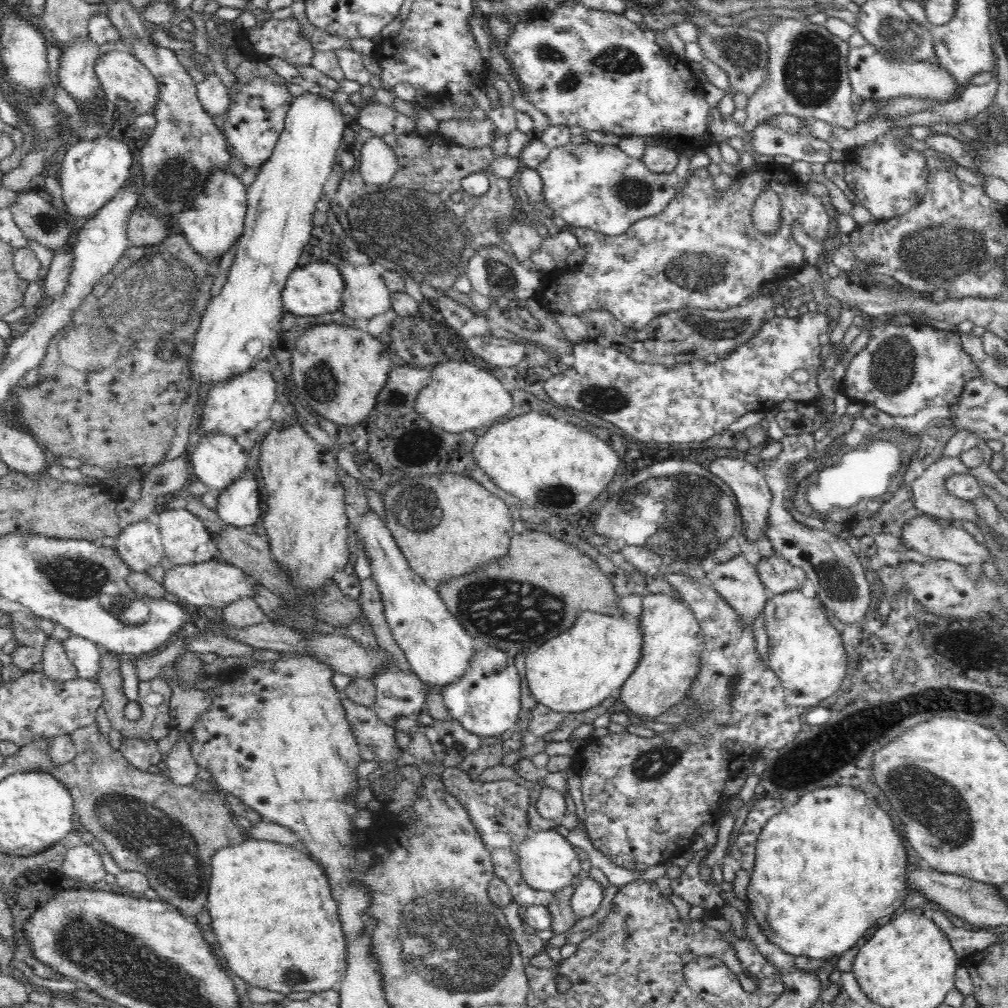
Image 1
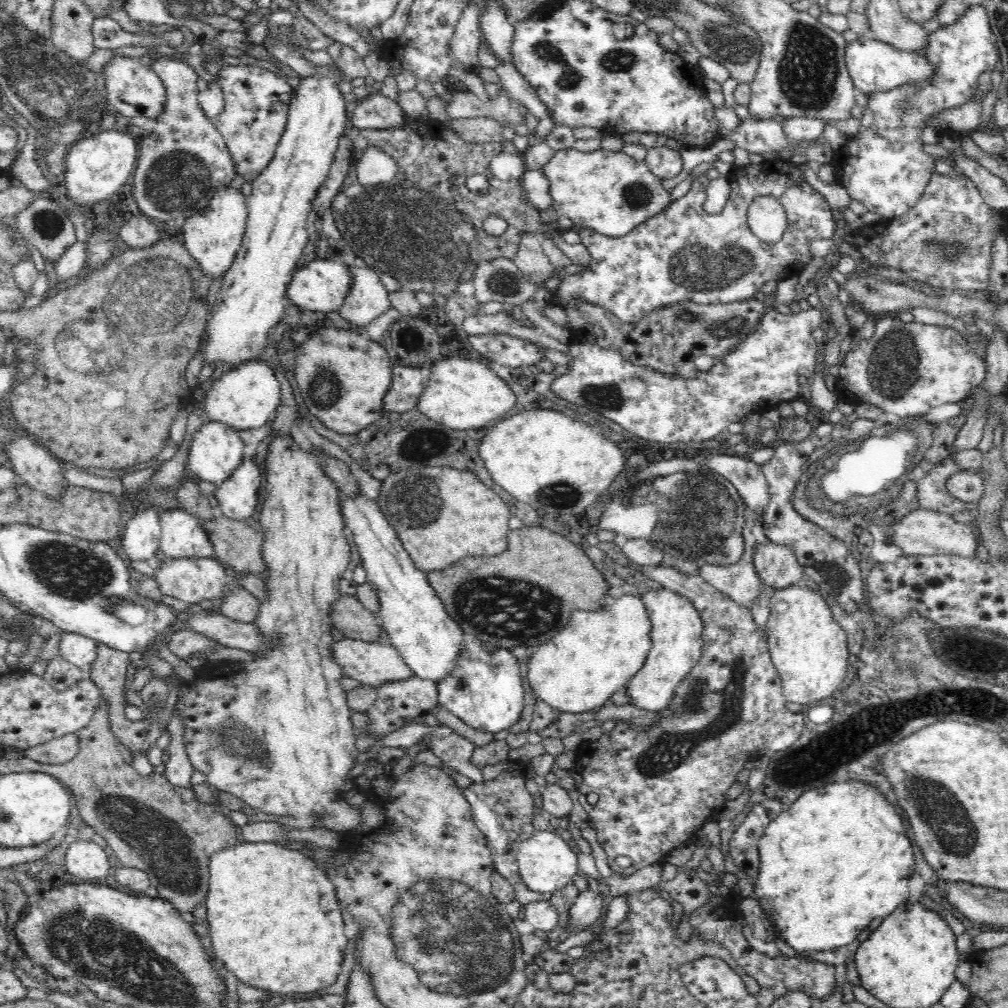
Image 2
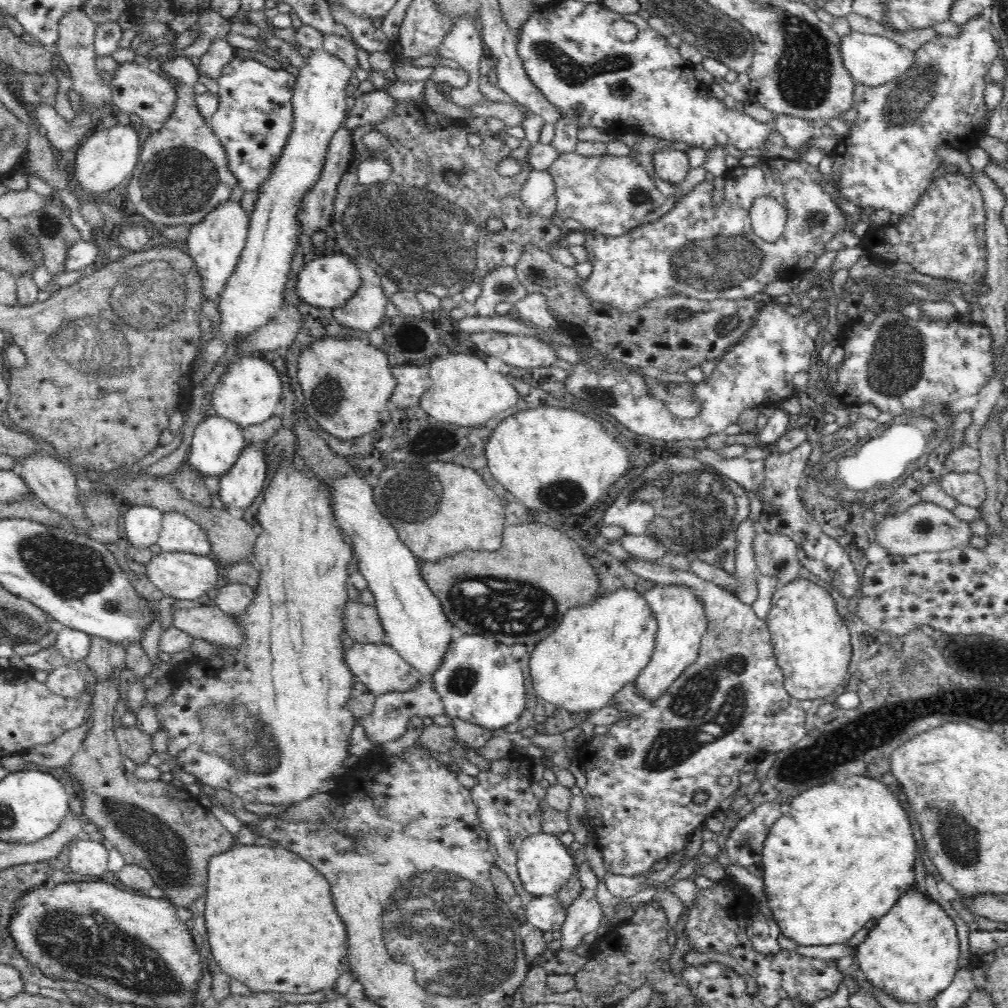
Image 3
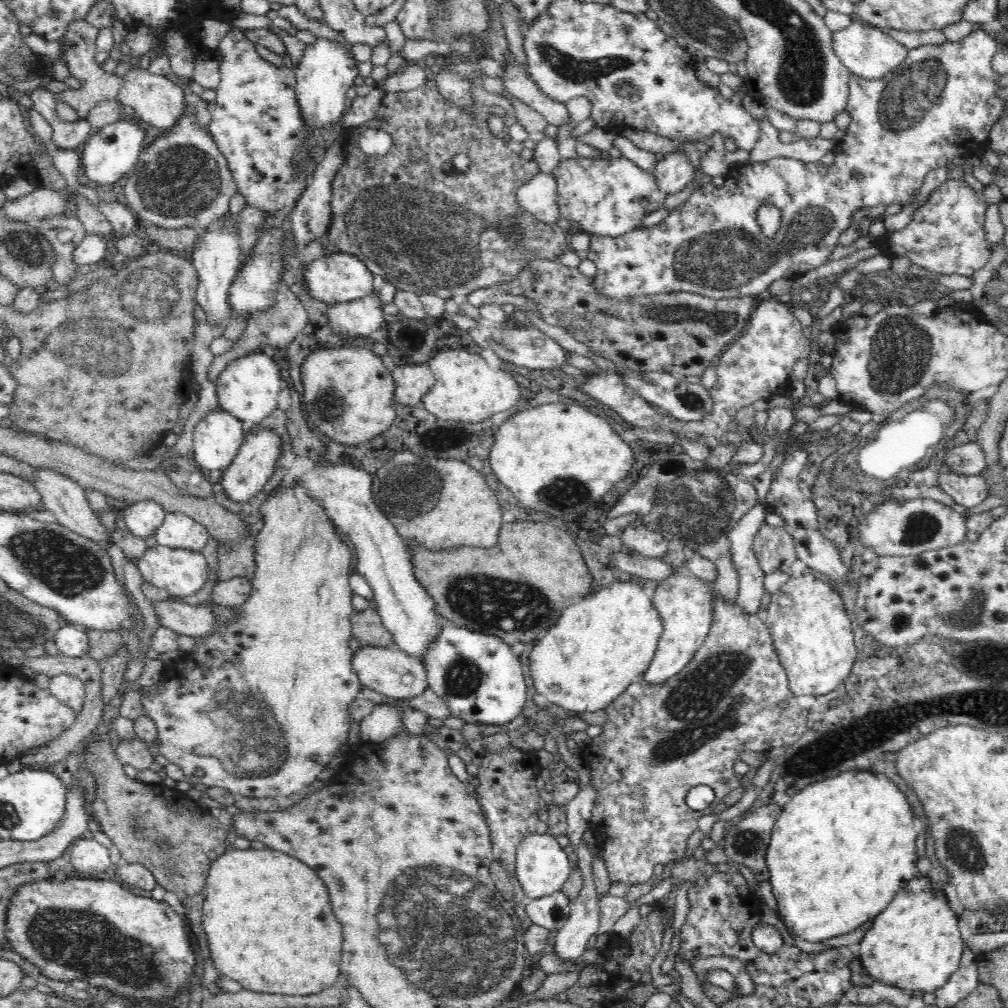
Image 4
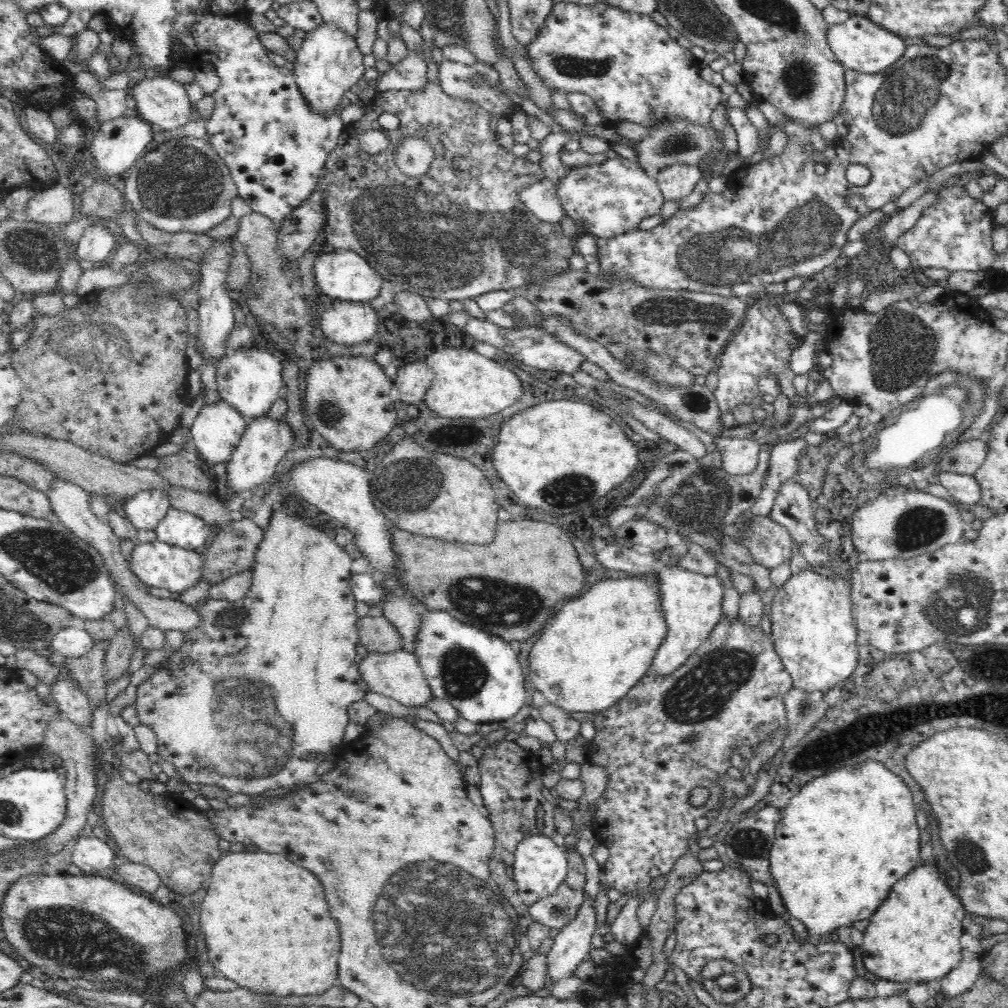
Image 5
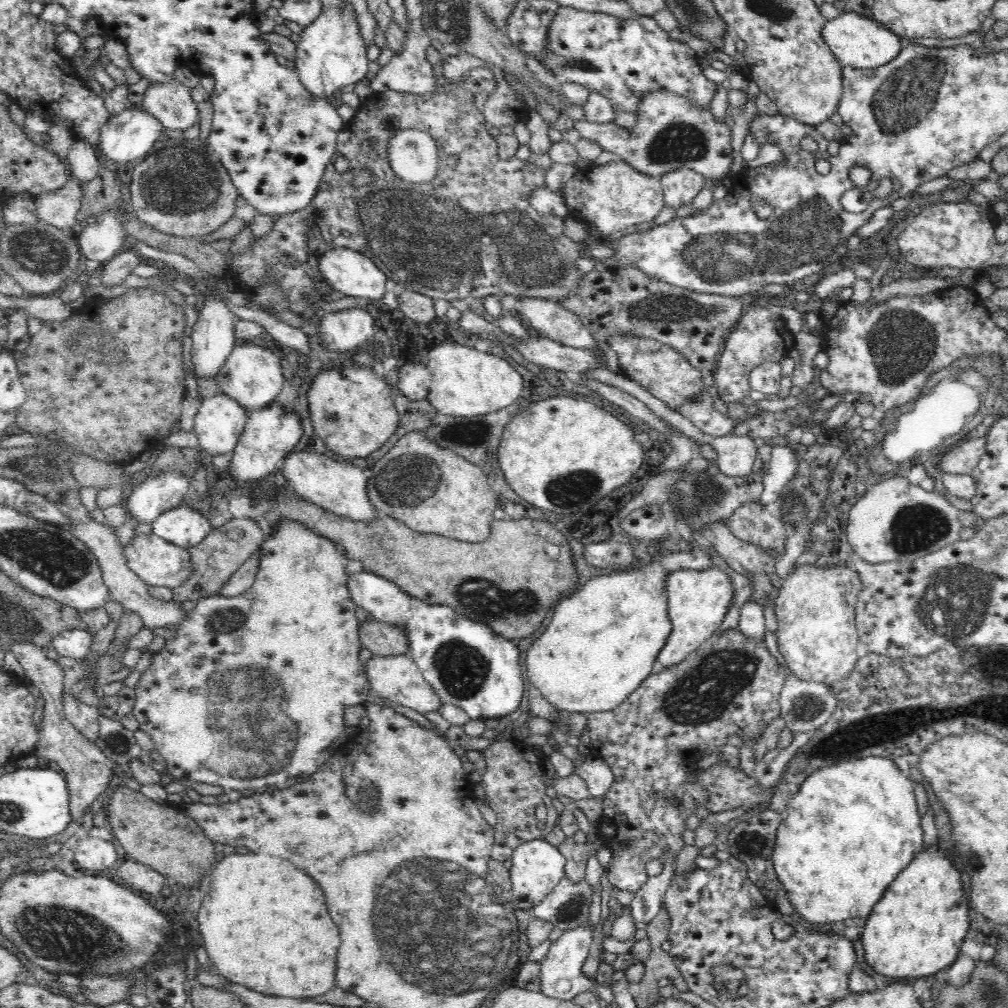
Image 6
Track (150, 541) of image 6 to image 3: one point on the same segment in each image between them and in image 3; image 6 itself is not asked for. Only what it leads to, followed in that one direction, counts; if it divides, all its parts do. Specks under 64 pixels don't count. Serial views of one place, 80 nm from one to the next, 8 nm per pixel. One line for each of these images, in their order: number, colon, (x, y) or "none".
3: (185, 576)
4: (180, 572)
5: (157, 564)

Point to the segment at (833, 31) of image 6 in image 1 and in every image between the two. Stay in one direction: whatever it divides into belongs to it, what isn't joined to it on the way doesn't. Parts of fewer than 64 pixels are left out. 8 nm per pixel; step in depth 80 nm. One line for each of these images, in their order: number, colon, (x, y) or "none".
1: (873, 77)
2: (874, 66)
3: (872, 60)
4: (865, 50)
5: (858, 44)

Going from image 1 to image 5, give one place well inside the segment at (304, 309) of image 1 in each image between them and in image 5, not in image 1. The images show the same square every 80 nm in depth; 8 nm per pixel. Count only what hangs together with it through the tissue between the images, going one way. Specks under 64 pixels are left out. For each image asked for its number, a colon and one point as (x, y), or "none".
2: (321, 286)
3: (328, 282)
4: (337, 279)
5: (345, 276)

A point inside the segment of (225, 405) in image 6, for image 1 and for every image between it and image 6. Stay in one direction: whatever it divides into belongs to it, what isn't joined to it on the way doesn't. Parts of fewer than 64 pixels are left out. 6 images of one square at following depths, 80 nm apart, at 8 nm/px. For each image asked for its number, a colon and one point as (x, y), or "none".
1: (217, 460)
2: (217, 450)
3: (217, 442)
4: (217, 438)
5: (217, 429)

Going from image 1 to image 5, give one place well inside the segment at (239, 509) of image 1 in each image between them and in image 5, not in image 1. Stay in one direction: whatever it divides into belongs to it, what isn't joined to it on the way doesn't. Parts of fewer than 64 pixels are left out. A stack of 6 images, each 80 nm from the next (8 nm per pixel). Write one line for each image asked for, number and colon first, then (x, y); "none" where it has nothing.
2: (237, 497)
3: (239, 488)
4: (252, 467)
5: (265, 441)

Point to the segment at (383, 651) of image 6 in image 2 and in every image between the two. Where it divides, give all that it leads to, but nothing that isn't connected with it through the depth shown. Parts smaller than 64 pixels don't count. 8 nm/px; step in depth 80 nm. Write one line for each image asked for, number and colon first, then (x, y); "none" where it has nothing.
2: (348, 615)
3: (361, 622)
4: (368, 630)
5: (377, 634)

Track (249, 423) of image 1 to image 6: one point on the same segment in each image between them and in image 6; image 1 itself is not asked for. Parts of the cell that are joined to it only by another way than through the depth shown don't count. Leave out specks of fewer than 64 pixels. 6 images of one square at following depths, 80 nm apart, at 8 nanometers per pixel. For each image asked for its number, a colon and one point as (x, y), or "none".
2: (245, 398)
3: (247, 393)
4: (248, 388)
5: (249, 380)
6: (252, 375)

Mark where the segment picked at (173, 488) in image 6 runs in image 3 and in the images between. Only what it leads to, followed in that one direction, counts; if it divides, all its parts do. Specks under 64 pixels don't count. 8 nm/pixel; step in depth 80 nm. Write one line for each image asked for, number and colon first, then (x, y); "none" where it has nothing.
3: (143, 525)
4: (142, 519)
5: (145, 510)

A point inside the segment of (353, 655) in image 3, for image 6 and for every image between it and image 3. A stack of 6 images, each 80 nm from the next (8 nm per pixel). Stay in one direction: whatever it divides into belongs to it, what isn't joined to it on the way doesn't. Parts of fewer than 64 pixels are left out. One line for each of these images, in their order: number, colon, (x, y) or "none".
4: (390, 671)
5: (397, 674)
6: (398, 678)

